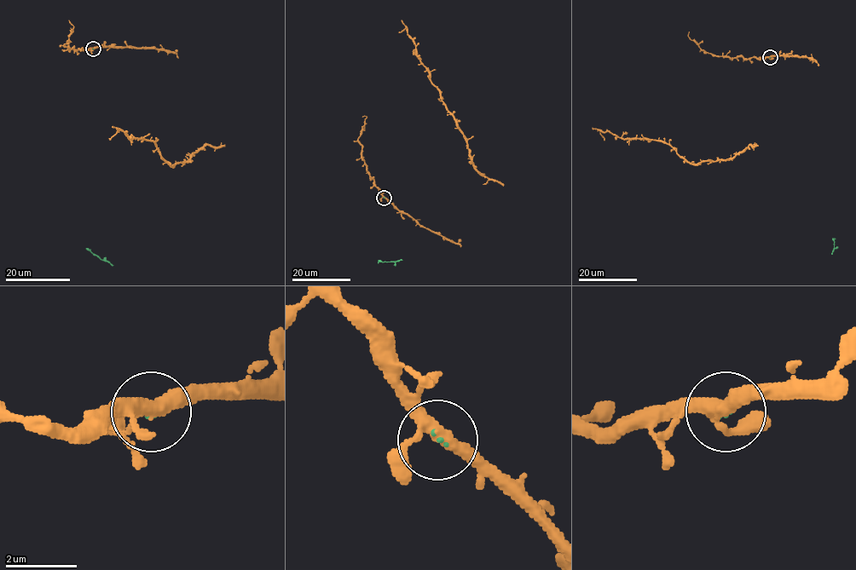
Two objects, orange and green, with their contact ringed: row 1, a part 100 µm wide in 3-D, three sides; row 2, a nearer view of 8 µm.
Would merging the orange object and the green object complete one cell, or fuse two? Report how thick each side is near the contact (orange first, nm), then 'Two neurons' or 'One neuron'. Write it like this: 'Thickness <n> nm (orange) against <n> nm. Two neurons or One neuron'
Thickness 320 nm (orange) against 60 nm. One neuron

